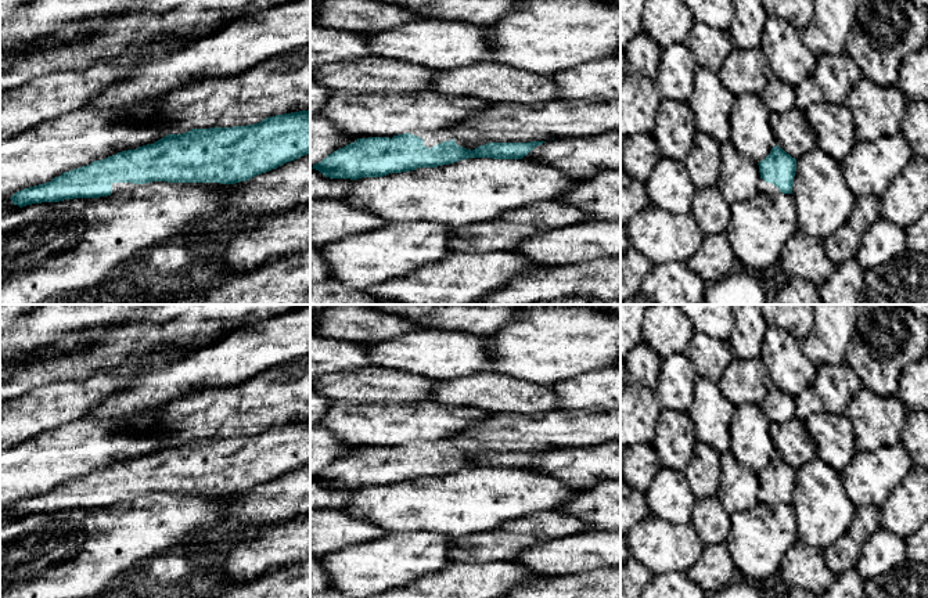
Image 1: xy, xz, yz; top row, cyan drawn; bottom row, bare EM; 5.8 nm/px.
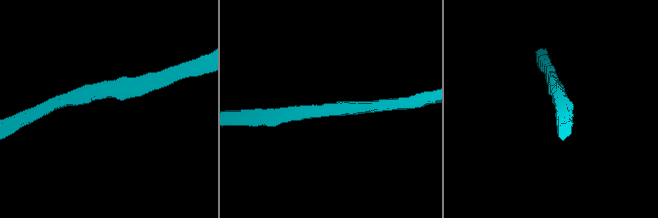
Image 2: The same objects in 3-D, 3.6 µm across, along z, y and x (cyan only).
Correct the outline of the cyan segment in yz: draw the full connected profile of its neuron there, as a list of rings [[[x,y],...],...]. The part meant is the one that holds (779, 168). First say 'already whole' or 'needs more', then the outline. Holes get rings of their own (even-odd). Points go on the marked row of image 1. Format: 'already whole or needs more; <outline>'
needs more; [[[778,145],[773,147],[770,154],[759,163],[760,179],[758,191],[776,195],[792,194],[796,159],[787,154]]]

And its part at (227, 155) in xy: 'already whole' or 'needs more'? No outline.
needs more

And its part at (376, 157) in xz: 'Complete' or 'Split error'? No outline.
Split error

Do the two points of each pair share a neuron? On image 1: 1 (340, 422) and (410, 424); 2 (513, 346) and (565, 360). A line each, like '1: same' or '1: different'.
1: same
2: same

